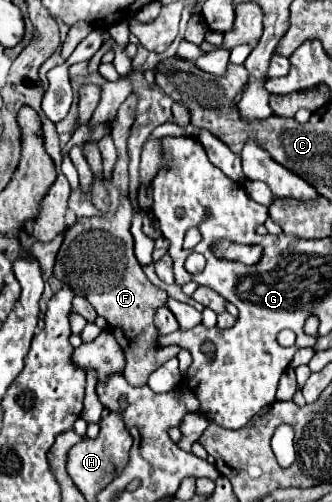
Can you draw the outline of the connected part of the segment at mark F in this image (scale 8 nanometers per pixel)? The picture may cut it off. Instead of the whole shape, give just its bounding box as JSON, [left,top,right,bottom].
[55,96,177,386]

